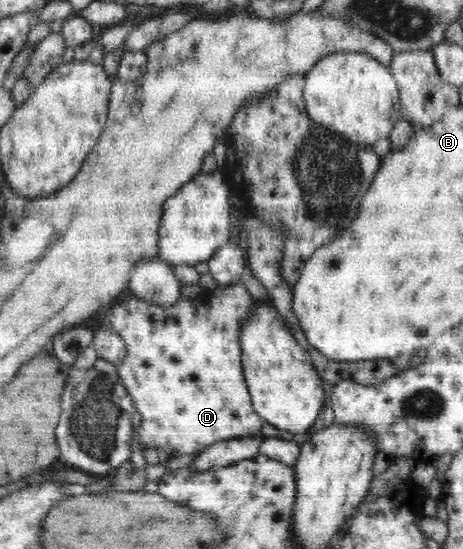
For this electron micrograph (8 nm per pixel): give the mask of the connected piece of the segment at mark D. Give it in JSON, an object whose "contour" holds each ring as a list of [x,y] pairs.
{"contour":[[[243,283],[217,288],[217,298],[213,298],[211,304],[185,298],[177,300],[173,306],[159,306],[149,303],[146,298],[126,298],[121,304],[111,307],[102,322],[103,327],[119,333],[127,345],[125,358],[116,368],[119,369],[121,385],[131,395],[143,420],[135,429],[129,460],[136,469],[144,472],[147,469],[141,453],[145,448],[163,448],[169,458],[174,458],[205,452],[221,440],[261,434],[264,421],[252,405],[244,379],[239,340],[240,330],[250,315],[254,300]]]}

